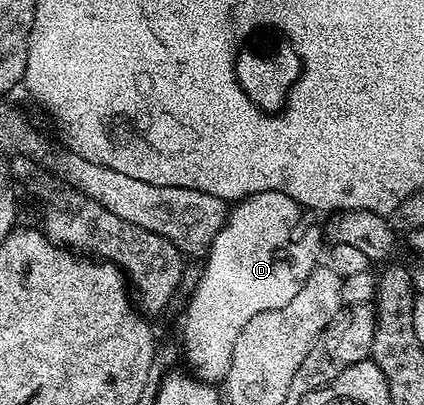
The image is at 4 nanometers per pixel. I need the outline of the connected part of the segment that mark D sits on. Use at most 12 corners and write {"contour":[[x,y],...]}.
{"contour":[[282,191],[227,214],[184,321],[223,382],[244,325],[288,305],[324,233]]}

